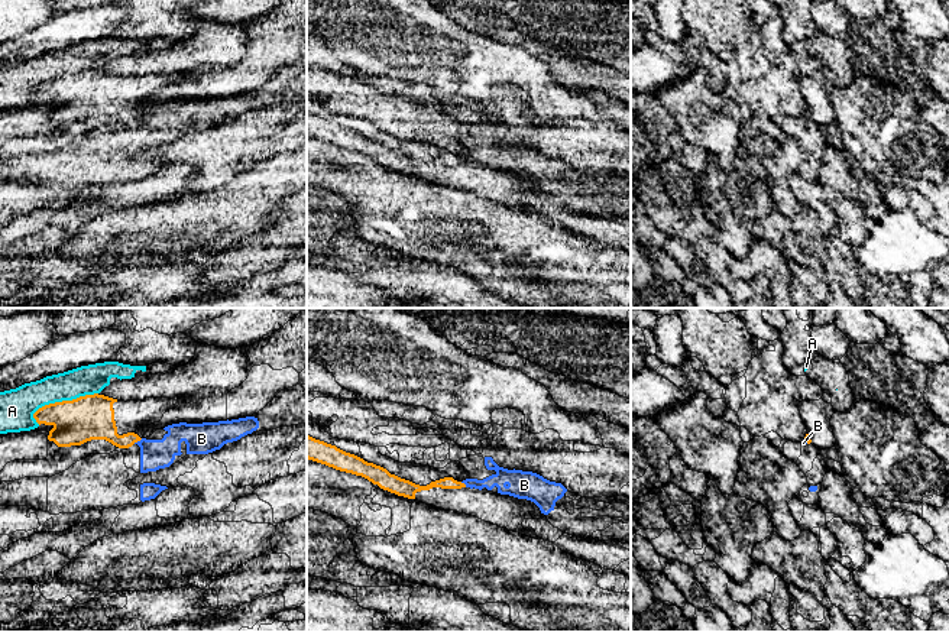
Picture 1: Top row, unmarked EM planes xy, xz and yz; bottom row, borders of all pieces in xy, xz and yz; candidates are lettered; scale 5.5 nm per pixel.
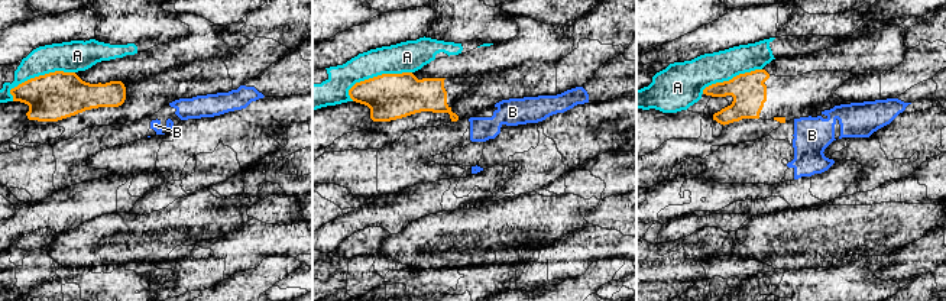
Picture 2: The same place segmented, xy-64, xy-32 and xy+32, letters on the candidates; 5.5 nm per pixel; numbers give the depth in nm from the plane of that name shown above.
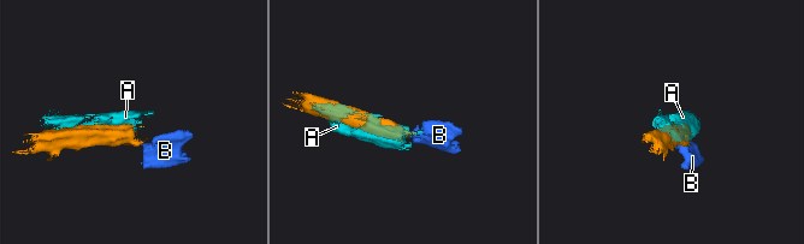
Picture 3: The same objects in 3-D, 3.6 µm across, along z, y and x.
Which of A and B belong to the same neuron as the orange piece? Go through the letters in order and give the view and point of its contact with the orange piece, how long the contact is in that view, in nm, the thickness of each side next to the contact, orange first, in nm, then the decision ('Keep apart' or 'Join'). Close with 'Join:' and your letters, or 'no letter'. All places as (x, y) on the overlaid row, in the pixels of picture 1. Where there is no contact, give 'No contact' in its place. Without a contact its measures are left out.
A: Touches orange at xy (64, 401). Shared border 400 nm. Thickness 260 nm (orange) against 190 nm. Keep apart
B: Touches orange at xy (138, 440). Shared border 60 nm. Thickness 190 nm (orange) against 170 nm. Keep apart
Join: no letter

